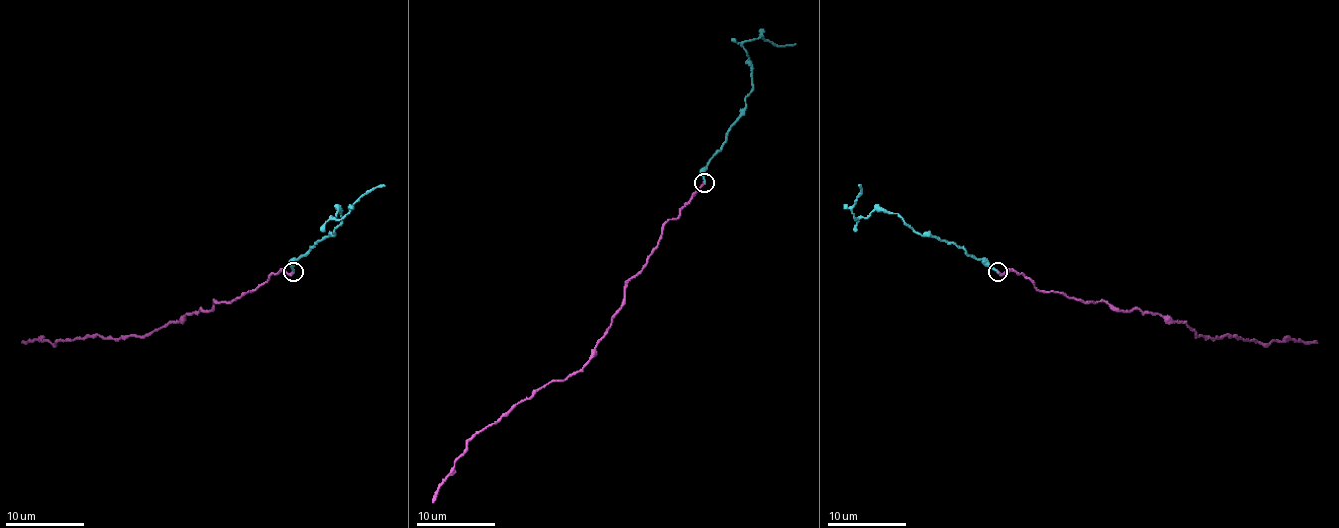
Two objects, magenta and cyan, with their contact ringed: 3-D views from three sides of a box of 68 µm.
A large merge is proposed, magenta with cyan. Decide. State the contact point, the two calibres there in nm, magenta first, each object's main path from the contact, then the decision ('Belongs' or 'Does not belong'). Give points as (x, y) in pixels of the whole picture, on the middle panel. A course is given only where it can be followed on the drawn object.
Place: (704, 183). Thickness 200 nm (magenta) against 180 nm. Course of magenta: (704, 183), (663, 227), (647, 264), (627, 282), (596, 353), (479, 430), (432, 503). Course of cyan: (704, 183), (710, 157), (746, 102), (752, 80), (744, 43), (760, 37), (779, 45), (795, 43). Belongs

